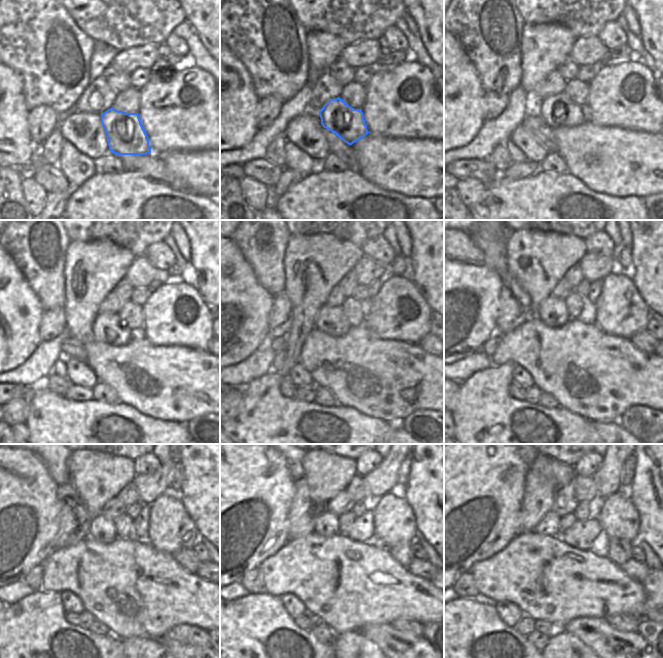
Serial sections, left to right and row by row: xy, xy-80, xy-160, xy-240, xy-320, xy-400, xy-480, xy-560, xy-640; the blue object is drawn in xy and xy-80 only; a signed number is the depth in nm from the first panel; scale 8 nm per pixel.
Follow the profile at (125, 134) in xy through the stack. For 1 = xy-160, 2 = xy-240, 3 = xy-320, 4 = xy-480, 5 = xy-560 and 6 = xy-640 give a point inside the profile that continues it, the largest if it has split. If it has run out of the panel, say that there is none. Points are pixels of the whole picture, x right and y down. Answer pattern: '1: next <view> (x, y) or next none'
1: next xy-160 (557, 111)
2: next xy-240 (107, 328)
3: next xy-320 (330, 320)
4: next xy-480 (102, 529)
5: next xy-560 (327, 524)
6: next xy-640 (549, 525)

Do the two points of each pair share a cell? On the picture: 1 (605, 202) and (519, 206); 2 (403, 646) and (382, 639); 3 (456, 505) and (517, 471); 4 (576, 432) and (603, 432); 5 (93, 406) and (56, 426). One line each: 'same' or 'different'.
1: same
2: same
3: same
4: different
5: same

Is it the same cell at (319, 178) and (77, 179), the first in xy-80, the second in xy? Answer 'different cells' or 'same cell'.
different cells

